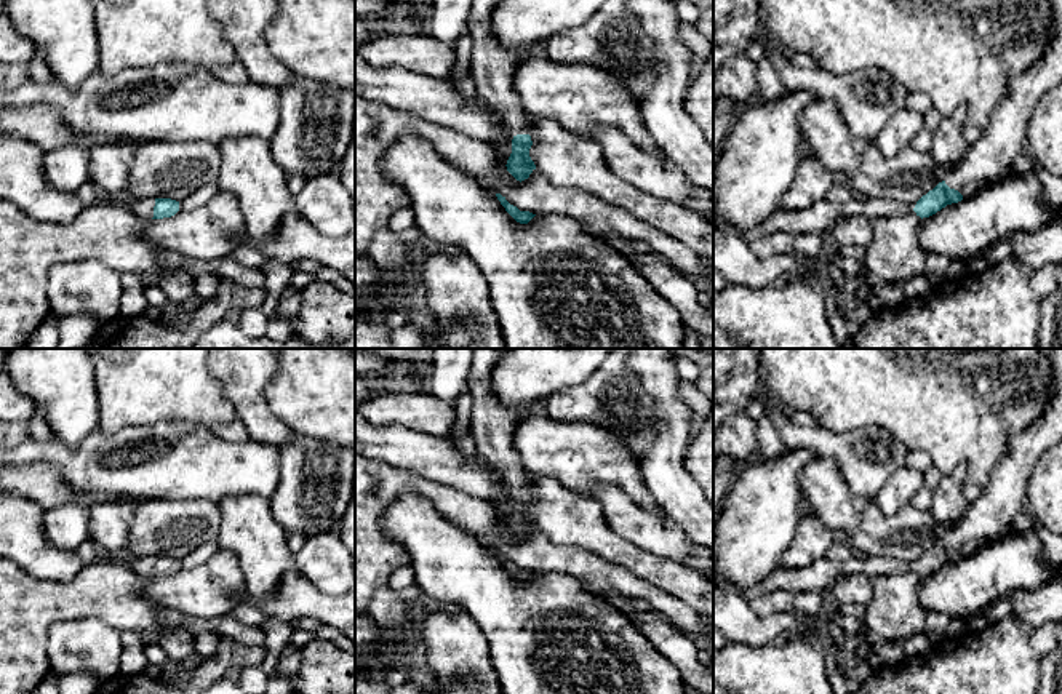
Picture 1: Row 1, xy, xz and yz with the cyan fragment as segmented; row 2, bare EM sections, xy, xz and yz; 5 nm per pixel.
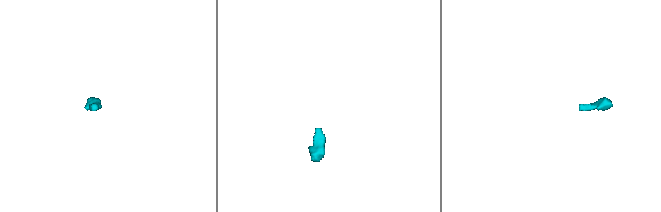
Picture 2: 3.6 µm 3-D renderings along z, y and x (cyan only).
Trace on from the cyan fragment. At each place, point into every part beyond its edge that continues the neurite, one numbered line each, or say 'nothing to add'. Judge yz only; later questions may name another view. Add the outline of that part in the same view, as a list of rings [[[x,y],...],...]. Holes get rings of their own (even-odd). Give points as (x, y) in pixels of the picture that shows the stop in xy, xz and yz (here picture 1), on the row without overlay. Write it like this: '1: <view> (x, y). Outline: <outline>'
1: yz (1003, 496). Outline: [[[1054,349],[1048,358],[1052,374],[1048,406],[1035,424],[1009,438],[1009,449],[998,461],[980,497],[968,505],[961,523],[945,534],[945,542],[963,556],[972,556],[1025,510],[1032,470],[1041,454],[1062,440],[1062,349]]]

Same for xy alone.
1: xy (143, 566). Outline: [[[146,555],[146,556],[131,556],[126,558],[126,563],[130,568],[138,574],[146,579],[154,576],[154,564],[155,564],[155,556]]]

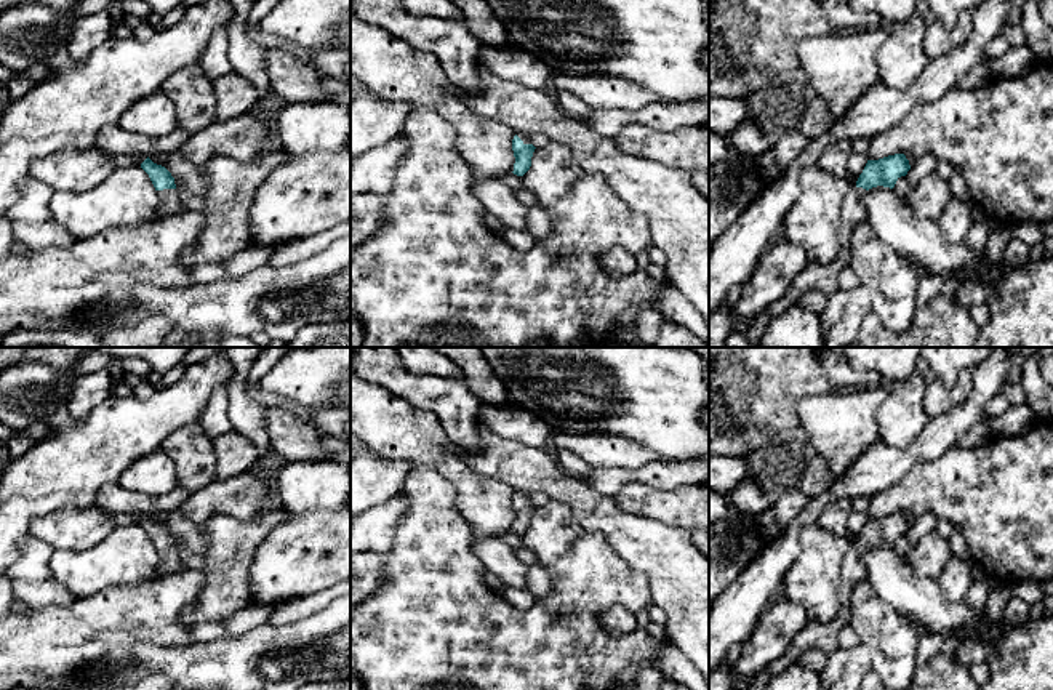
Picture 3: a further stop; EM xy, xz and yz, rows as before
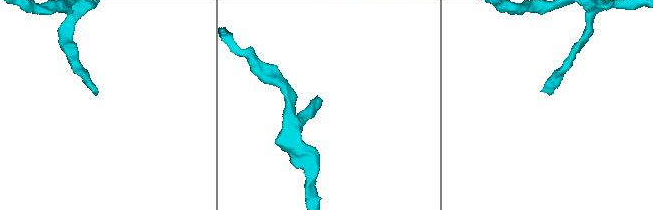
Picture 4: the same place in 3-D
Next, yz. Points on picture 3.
1: yz (815, 634). Outline: [[[850,546],[842,560],[842,573],[839,581],[840,612],[835,620],[821,623],[808,618],[802,631],[794,637],[787,652],[778,660],[771,661],[757,674],[746,680],[741,690],[765,690],[768,682],[787,669],[791,664],[800,661],[800,656],[810,648],[819,648],[831,653],[839,648],[839,632],[843,626],[850,624],[851,616],[851,592],[858,583],[866,580],[866,567],[861,560],[866,548]]]

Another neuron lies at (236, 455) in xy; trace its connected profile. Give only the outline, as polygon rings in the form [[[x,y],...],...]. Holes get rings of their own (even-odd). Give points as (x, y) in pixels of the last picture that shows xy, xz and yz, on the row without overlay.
[[[237,431],[213,439],[216,479],[226,480],[251,471],[259,458],[258,447]]]

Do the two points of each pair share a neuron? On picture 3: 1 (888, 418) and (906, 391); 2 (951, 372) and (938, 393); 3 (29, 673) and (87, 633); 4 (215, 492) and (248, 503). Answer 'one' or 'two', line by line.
1: one
2: two
3: one
4: one

